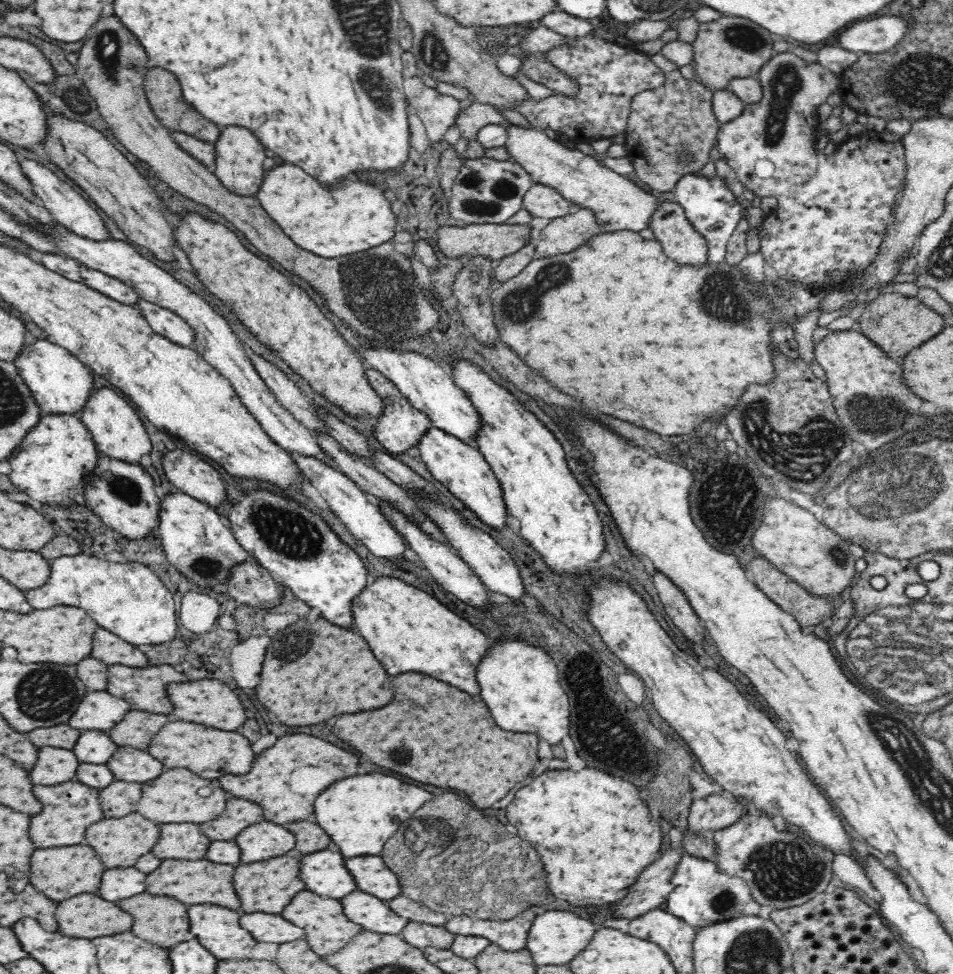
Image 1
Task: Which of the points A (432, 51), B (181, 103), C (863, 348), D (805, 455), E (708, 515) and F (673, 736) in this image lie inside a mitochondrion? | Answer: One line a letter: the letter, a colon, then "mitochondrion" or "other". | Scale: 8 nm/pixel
A: mitochondrion
B: other
C: other
D: mitochondrion
E: other
F: other

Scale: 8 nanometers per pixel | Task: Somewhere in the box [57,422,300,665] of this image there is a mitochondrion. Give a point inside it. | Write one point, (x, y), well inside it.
(123, 488)

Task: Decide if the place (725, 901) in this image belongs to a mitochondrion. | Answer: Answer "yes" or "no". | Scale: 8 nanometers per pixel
yes

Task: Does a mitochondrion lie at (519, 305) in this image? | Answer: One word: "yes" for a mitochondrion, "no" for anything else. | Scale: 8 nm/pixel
yes

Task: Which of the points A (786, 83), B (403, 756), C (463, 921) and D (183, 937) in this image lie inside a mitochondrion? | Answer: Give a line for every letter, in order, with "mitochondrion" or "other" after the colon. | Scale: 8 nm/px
A: mitochondrion
B: mitochondrion
C: mitochondrion
D: other

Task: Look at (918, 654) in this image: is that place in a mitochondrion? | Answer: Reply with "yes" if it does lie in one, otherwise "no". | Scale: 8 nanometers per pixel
yes

